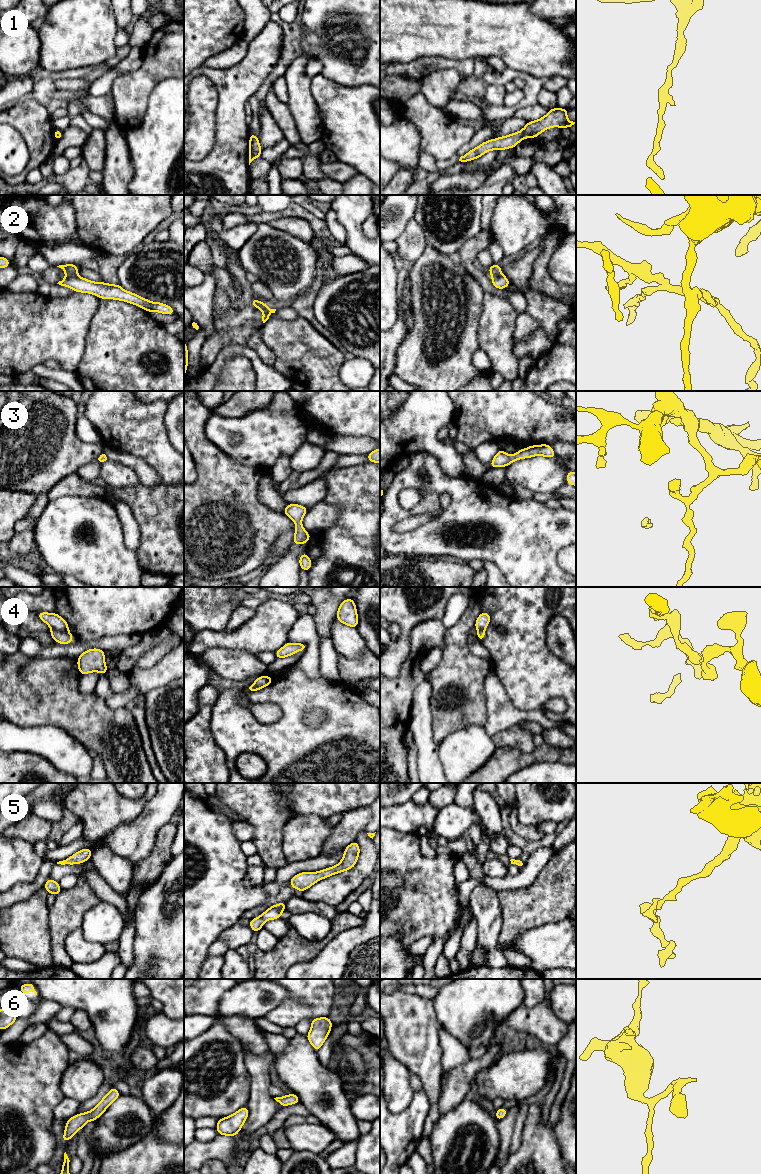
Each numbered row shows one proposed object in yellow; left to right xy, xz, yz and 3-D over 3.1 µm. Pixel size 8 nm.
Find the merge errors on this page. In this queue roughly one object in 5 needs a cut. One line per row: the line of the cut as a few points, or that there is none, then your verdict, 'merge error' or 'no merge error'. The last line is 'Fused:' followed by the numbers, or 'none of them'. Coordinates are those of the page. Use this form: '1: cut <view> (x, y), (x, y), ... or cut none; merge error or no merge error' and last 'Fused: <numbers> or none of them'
1: cut none; no merge error
2: cut xy (75, 274), (67, 276); merge error
3: cut none; no merge error
4: cut xy (52, 629), (70, 633); merge error
5: cut none; no merge error
6: cut none; no merge error
Fused: 2, 4

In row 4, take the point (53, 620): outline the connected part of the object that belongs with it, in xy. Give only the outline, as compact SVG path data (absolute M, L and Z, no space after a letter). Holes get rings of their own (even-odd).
M39 612L36 614L40 620L46 623L52 630L59 632L65 632L70 634L69 625L60 615L57 613Z

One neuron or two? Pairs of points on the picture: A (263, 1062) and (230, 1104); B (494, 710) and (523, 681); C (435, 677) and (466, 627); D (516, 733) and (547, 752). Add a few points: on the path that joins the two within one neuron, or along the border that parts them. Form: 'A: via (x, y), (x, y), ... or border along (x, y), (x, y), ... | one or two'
A: border along (243, 1058), (250, 1078), (249, 1101) | two
B: border along (497, 675), (510, 701), (519, 709), (526, 711) | two
C: via (447, 665), (456, 656), (456, 639) | one
D: border along (511, 747), (523, 752), (531, 752), (536, 747) | two

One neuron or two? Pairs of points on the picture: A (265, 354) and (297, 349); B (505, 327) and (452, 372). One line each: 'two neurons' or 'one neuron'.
A: two neurons
B: two neurons

